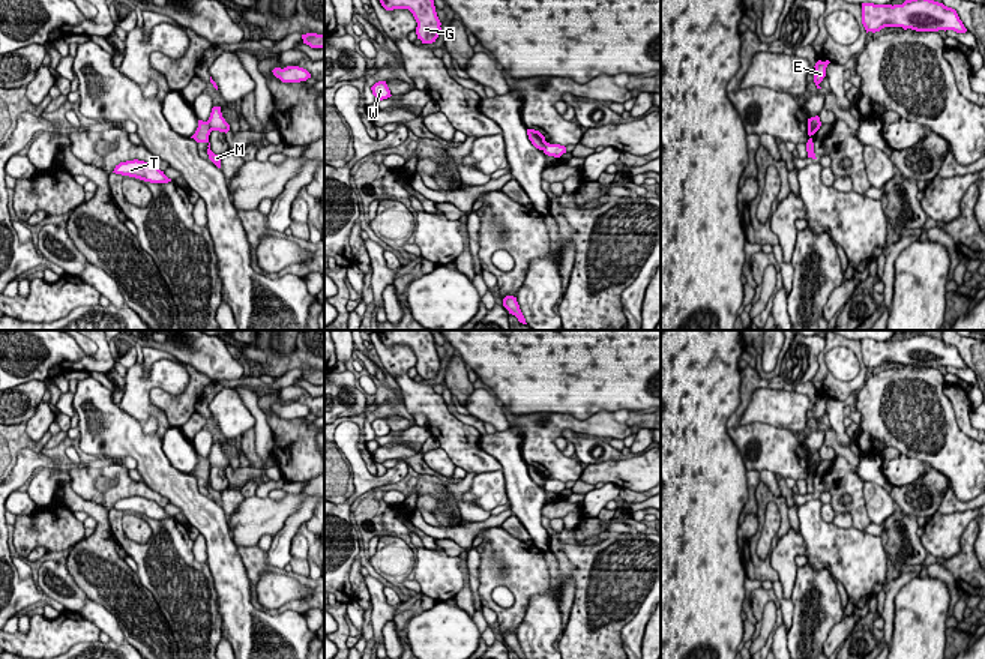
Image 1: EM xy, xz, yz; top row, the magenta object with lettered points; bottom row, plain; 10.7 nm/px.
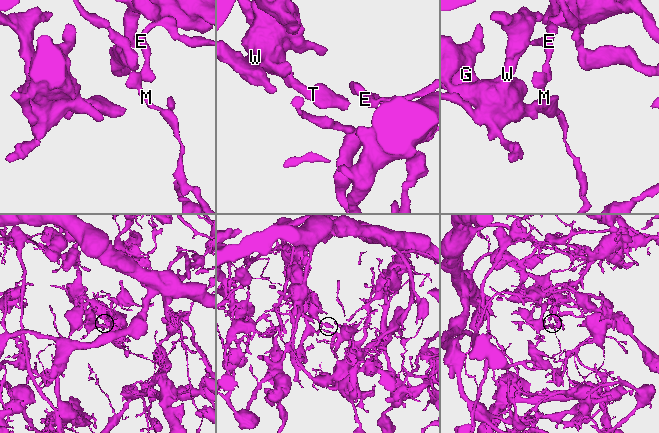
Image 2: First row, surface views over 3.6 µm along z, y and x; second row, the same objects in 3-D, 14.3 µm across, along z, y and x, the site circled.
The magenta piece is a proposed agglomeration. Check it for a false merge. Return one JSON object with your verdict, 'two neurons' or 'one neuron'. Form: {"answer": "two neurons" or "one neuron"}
{"answer": "two neurons"}

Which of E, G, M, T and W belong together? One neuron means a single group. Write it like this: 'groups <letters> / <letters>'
groups E G T W / M

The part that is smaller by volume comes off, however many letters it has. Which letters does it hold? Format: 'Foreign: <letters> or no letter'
Foreign: M

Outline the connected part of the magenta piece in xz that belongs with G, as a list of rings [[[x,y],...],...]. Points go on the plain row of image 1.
[[[377,330],[386,347],[408,345],[416,359],[416,371],[422,380],[432,380],[441,369],[441,359],[437,353],[431,330]]]

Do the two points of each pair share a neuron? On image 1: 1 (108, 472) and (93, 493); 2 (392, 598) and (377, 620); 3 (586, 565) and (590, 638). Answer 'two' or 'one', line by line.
1: one
2: two
3: one

